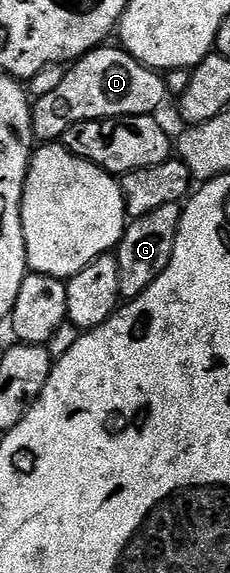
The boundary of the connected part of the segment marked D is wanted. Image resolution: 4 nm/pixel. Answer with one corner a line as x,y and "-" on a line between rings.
109,48
92,49
87,55
80,57
78,61
72,62
65,69
63,83
59,83
59,87
55,87
55,91
50,91
48,95
36,98
32,102
33,135
38,142
53,143
58,139
64,138
65,132
71,127
75,127
75,123
105,121
109,117
144,117
153,115
158,112
156,109
164,101
167,101
165,78
158,70
142,65
131,54
126,53
124,48

